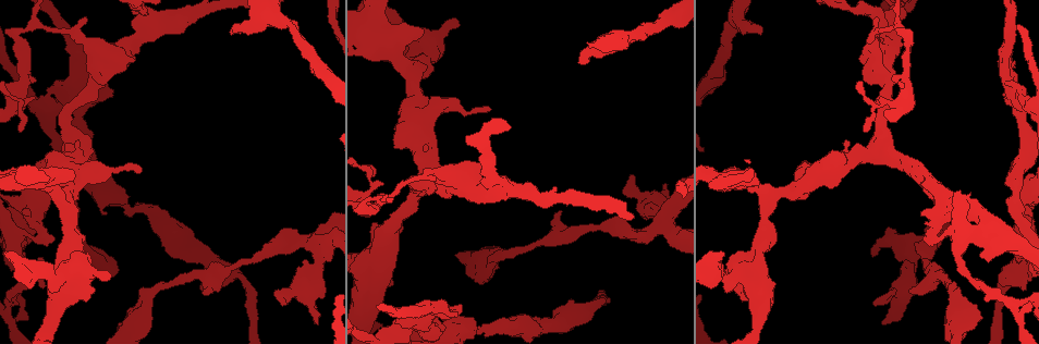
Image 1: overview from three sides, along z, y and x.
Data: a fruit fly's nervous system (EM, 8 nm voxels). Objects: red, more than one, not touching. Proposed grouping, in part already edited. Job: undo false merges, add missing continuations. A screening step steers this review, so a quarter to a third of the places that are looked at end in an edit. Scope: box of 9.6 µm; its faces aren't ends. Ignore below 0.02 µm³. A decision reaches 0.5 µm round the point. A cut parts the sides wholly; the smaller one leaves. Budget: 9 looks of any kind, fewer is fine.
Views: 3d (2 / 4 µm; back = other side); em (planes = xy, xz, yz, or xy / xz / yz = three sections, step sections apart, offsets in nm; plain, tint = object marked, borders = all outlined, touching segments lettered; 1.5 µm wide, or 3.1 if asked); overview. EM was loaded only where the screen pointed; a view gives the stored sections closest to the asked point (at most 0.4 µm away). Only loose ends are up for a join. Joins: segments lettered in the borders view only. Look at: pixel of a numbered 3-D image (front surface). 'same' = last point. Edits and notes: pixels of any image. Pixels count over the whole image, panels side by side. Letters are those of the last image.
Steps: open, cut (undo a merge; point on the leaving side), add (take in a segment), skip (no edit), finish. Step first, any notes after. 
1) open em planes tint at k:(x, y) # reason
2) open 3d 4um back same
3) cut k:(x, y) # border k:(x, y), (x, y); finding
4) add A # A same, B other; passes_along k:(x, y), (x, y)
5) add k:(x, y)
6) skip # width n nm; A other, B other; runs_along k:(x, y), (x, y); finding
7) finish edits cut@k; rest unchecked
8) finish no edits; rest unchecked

open 3d 2um at 1:(869, 39) # sudden change in width

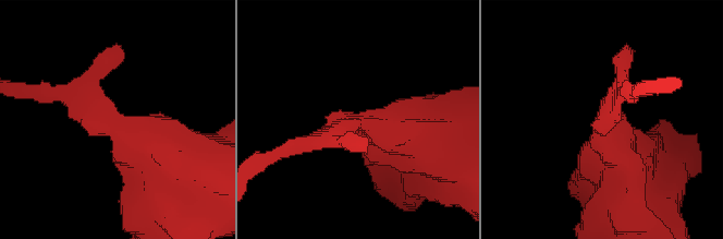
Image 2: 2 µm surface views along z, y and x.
open em xy step 8 borders at 2:(111, 125)

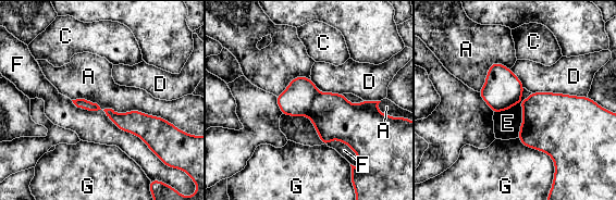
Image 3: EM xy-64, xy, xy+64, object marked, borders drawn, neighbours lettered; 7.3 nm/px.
cut 3:(296, 100) # longest_contact A 550 nm; A other, C other, D other, E other, F other, G other; two cells meet here

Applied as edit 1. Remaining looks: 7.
open overview # redraw

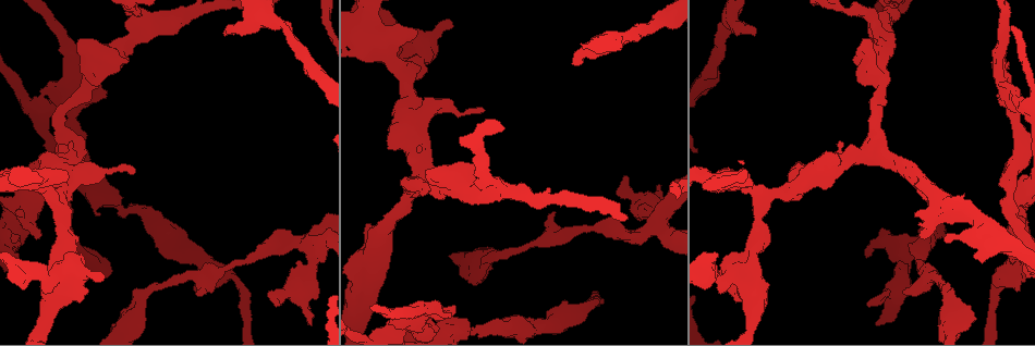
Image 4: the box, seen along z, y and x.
open em planes tint at 4:(224, 33) # an open end

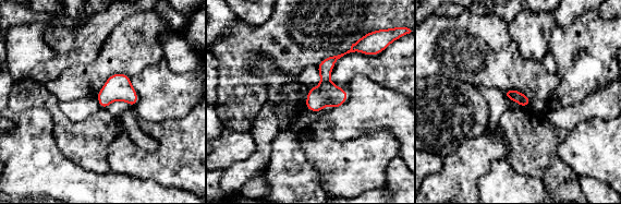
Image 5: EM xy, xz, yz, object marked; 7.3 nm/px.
open em planes borders same

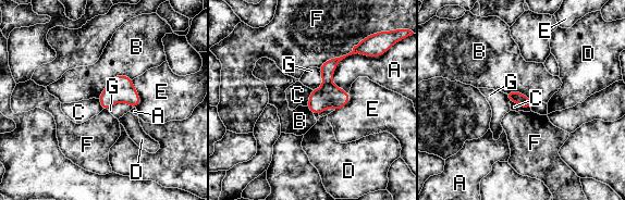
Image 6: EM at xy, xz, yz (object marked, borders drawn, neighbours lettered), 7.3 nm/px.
skip # A other, B other, C other, D other, E other, F other, G other; border 6:(510, 100), (523, 108), (530, 109); no lettered segment goes on from it

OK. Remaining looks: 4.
open em planes borders at 4:(279, 303) # branch stops here

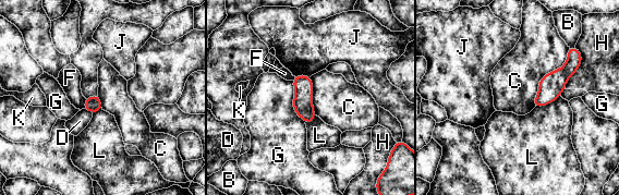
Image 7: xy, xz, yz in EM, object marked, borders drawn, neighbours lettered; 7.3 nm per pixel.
skip # width 140 nm; B other, C other, D other, F other, G other, H other, J other, K other, L other; runs_along 7:(571, 50), (571, 65), (536, 104); none of them fits

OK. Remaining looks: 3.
open em yz step 8 borders at 4:(204, 294) # branch stops here

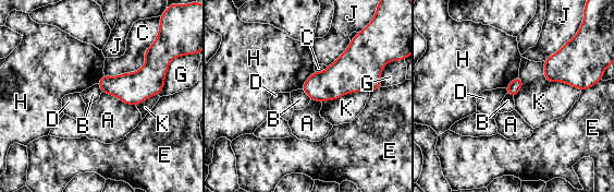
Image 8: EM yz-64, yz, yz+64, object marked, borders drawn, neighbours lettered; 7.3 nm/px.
open em planes borders same # cut it another way

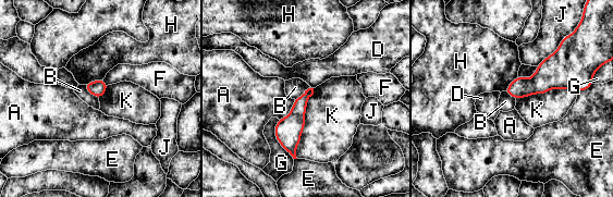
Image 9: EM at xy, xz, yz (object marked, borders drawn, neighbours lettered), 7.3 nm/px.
skip # A other, B other, D other, E other, F other, G other, H other, J other, K other; border 9:(314, 88), (306, 103), (296, 158); no lettered segment goes on from it

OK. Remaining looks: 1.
finish edits cut@3; rest unchecked

